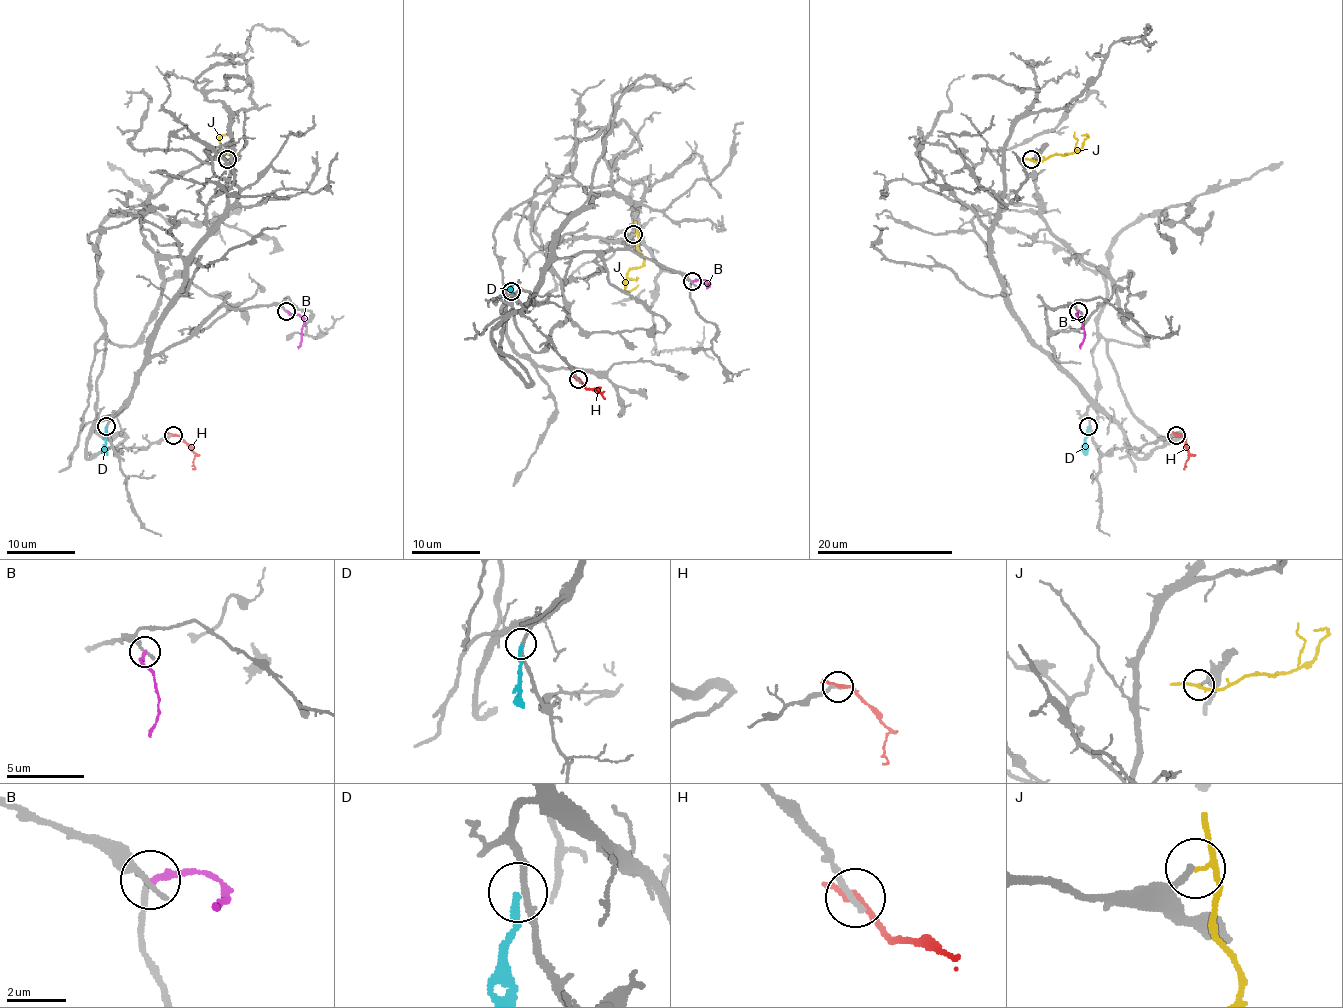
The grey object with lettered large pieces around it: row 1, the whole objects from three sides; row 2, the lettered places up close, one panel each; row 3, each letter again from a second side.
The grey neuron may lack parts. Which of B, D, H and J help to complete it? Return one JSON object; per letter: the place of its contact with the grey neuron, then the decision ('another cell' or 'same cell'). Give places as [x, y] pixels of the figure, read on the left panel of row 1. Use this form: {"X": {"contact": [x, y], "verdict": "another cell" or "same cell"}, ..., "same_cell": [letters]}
{"B": {"contact": [286, 311], "verdict": "another cell"}, "D": {"contact": [106, 426], "verdict": "another cell"}, "H": {"contact": [173, 435], "verdict": "another cell"}, "J": {"contact": [227, 159], "verdict": "another cell"}, "same_cell": []}

